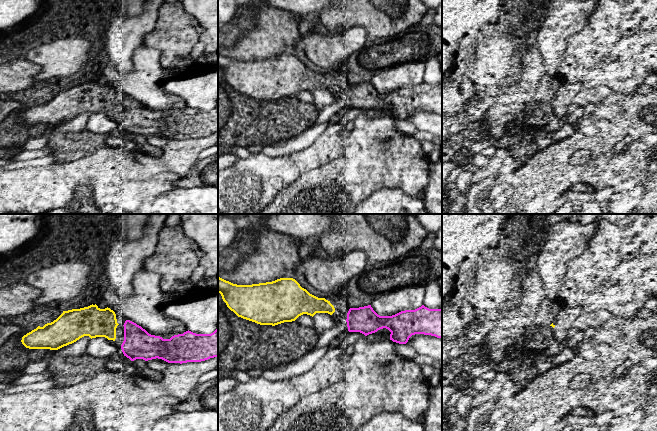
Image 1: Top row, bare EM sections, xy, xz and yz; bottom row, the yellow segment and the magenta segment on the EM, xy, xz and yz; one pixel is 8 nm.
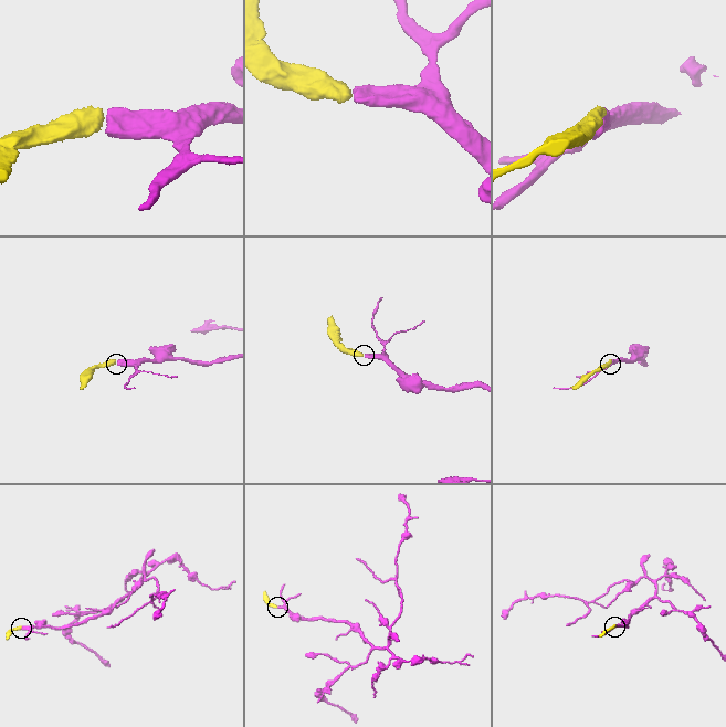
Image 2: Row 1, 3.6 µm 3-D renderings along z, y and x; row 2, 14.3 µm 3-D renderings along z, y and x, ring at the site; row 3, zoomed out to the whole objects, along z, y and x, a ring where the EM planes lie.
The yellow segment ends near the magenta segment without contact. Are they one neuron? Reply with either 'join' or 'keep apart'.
join

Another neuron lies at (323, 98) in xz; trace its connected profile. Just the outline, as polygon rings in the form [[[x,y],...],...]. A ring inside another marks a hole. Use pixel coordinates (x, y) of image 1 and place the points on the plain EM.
[[[316,89],[313,93],[314,103],[319,112],[336,102],[336,96],[328,89]]]

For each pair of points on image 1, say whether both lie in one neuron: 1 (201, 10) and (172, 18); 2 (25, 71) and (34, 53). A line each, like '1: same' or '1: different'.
1: different
2: different

